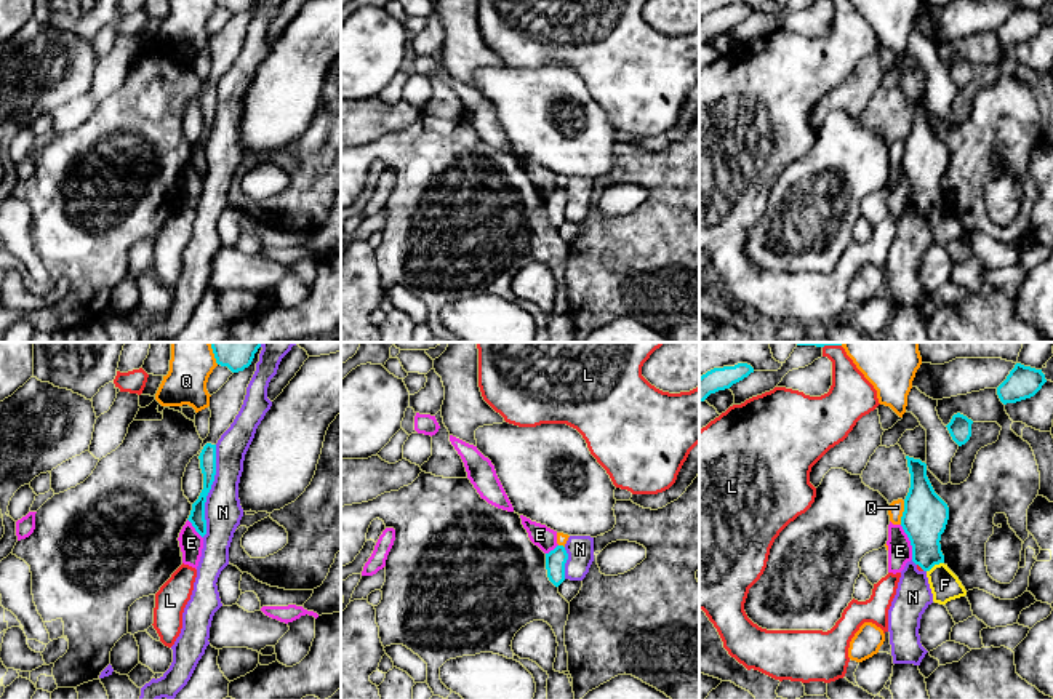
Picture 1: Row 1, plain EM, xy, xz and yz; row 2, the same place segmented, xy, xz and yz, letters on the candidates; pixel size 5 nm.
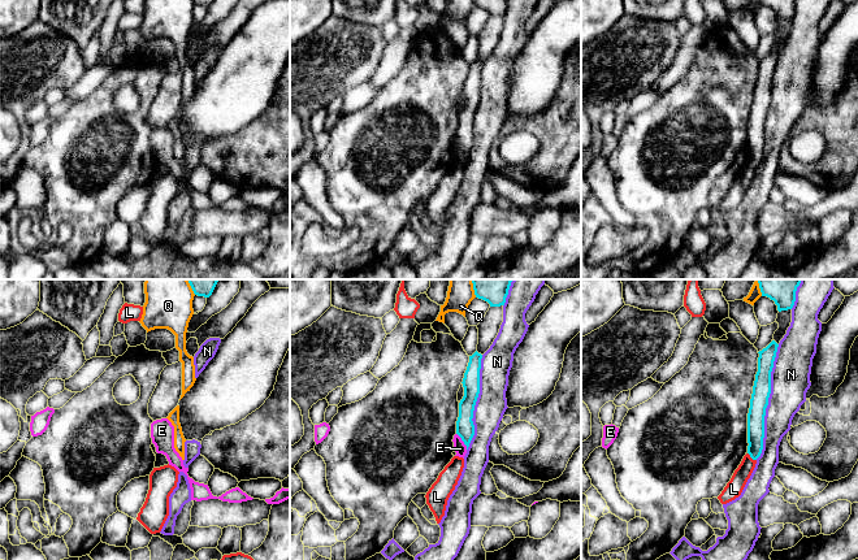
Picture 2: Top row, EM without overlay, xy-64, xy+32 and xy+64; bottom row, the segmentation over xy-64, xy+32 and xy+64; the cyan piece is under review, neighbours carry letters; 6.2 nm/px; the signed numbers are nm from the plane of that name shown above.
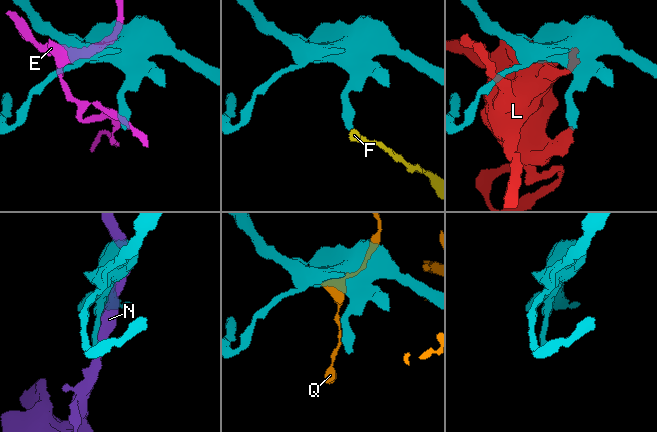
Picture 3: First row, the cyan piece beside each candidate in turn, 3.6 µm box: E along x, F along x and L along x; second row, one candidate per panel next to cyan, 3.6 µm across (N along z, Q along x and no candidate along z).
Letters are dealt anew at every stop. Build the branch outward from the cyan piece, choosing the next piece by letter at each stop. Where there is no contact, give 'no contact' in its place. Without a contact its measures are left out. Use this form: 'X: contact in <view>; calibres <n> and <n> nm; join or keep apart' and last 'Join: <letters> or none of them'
E: contact in yz; calibres 220 and 130 nm; keep apart
F: contact in yz; calibres 220 and 150 nm; keep apart
L: contact in yz; calibres 220 and 20 nm; keep apart
N: contact in xy; calibres 80 and 190 nm; keep apart
Q: contact in yz; calibres 220 and 80 nm; keep apart
Join: none of them

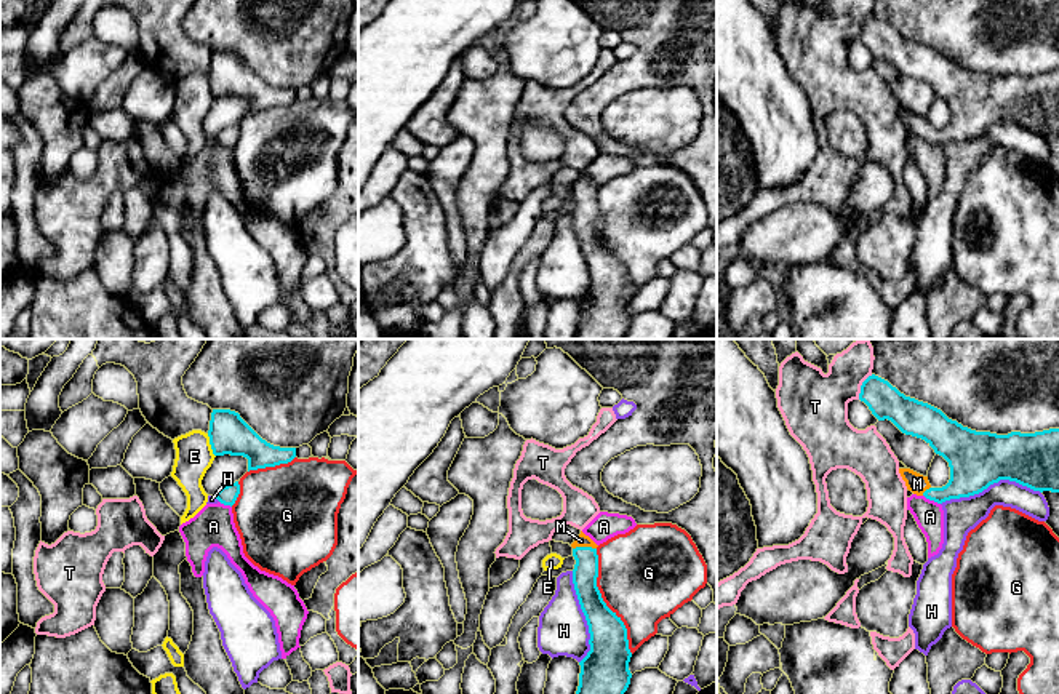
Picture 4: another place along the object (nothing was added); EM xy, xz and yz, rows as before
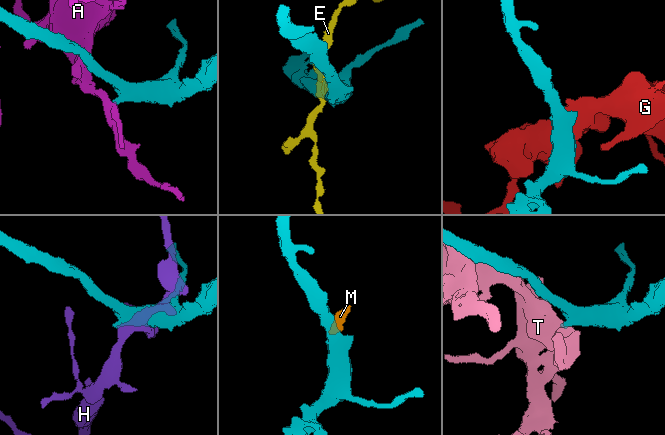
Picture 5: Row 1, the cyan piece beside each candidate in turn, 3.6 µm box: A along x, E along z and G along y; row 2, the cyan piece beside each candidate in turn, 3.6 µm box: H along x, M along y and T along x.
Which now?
A: contact in yz; calibres 220 and 140 nm; keep apart
E: contact in xy; calibres 200 and 190 nm; keep apart
G: contact in xz; calibres 190 and 460 nm; keep apart
H: contact in yz; calibres 280 and 180 nm; keep apart
M: contact in xz; calibres 130 and 60 nm; join
T: contact in yz; calibres 170 and 320 nm; keep apart
Join: M

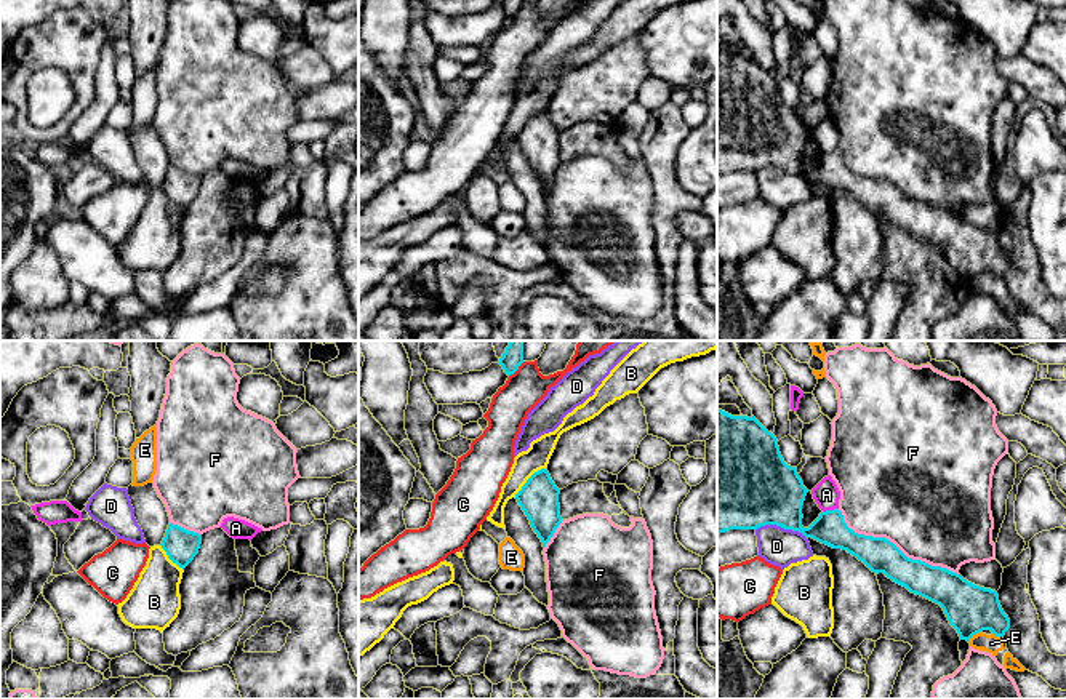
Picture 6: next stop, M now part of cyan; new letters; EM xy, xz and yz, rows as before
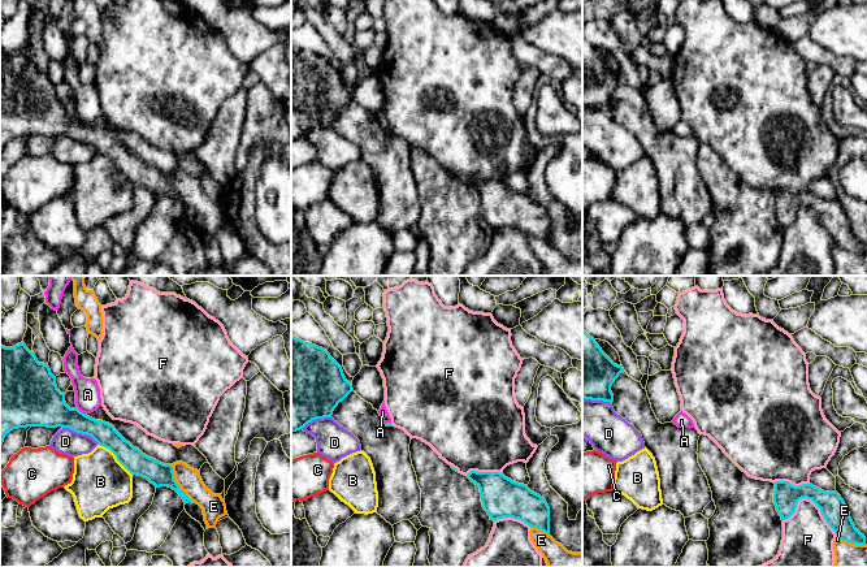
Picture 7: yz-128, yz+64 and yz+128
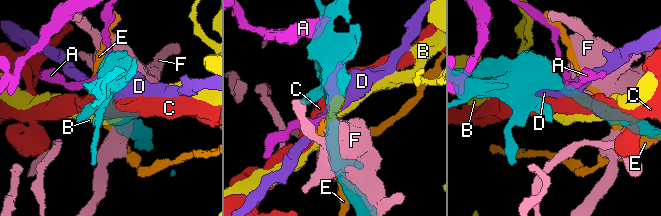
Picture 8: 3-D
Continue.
A: contact in yz; calibres 220 and 140 nm; keep apart
B: contact in xz; calibres 200 and 120 nm; keep apart
C: contact in xz; calibres 80 and 200 nm; keep apart
D: contact in yz; calibres 400 and 190 nm; keep apart
E: contact in yz; calibres 240 and 90 nm; keep apart
F: contact in yz; calibres 170 and 500 nm; keep apart
Join: none of them

